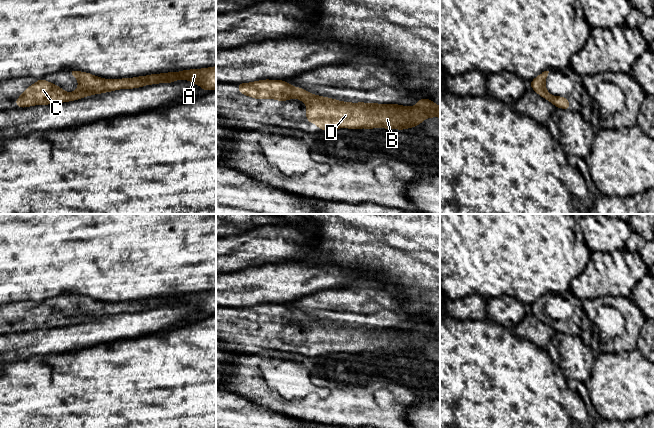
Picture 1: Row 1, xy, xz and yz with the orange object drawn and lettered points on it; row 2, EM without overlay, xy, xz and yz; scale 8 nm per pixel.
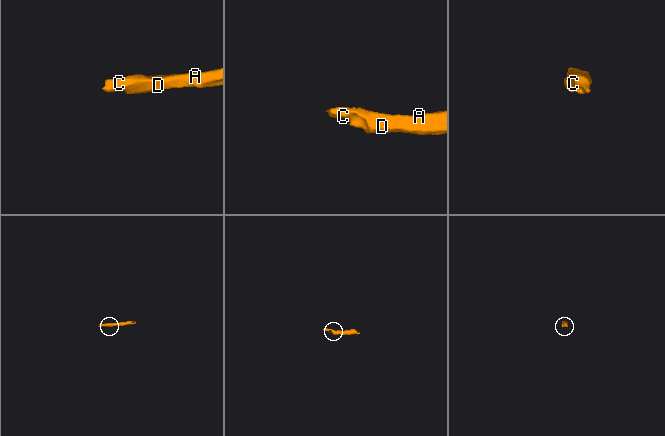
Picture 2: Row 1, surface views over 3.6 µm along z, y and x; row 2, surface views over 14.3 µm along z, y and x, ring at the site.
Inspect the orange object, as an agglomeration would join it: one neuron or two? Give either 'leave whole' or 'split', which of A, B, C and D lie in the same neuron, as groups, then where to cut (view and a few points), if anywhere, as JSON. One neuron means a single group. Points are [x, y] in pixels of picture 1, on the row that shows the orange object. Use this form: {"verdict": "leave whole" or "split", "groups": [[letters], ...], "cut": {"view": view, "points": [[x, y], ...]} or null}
{"verdict": "leave whole", "groups": [["A", "B", "C", "D"]], "cut": null}

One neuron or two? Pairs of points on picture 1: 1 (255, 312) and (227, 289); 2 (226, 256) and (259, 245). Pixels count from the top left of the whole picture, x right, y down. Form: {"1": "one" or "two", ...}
{"1": "two", "2": "one"}

